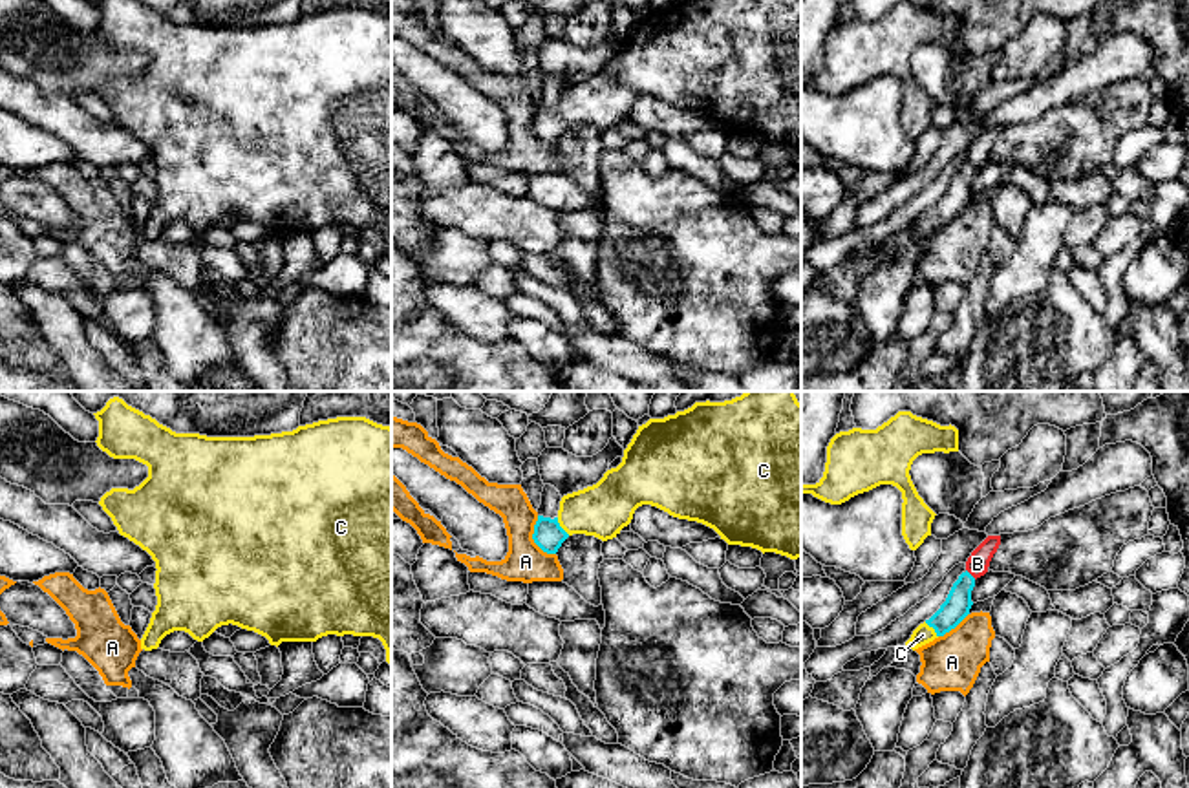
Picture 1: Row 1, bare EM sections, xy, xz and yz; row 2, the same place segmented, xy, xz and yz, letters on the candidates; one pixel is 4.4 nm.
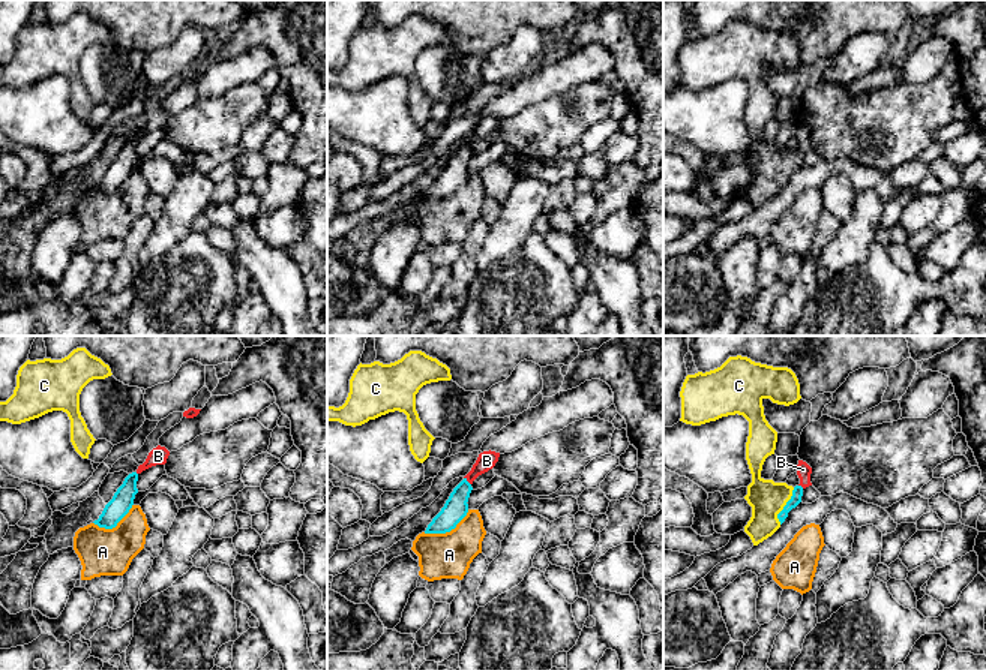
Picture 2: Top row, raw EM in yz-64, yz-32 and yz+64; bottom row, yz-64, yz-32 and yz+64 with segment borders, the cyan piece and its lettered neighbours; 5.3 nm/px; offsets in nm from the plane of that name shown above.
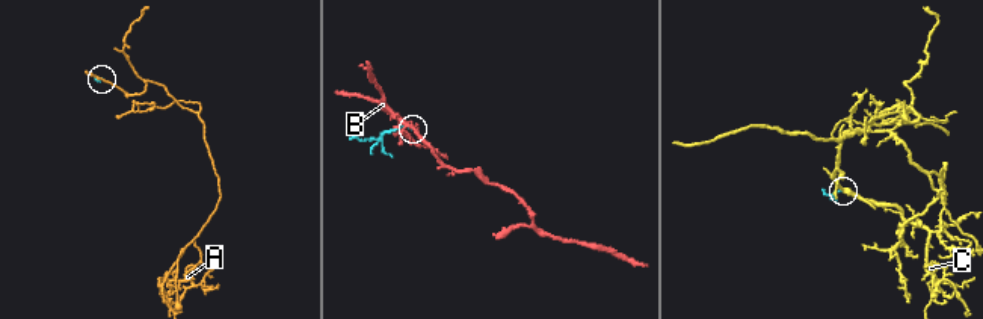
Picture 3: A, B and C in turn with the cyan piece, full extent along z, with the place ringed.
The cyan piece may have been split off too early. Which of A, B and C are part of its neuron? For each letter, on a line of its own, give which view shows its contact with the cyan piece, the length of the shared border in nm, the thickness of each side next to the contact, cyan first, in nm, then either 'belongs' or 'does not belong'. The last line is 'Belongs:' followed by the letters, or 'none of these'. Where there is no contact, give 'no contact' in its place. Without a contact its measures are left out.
A: xz | 190 nm | 130/180 nm | does not belong
B: yz | 60 nm | 120/100 nm | does not belong
C: xz | 100 nm | 130/240 nm | belongs
Belongs: C

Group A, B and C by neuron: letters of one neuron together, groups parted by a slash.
A / B / C

